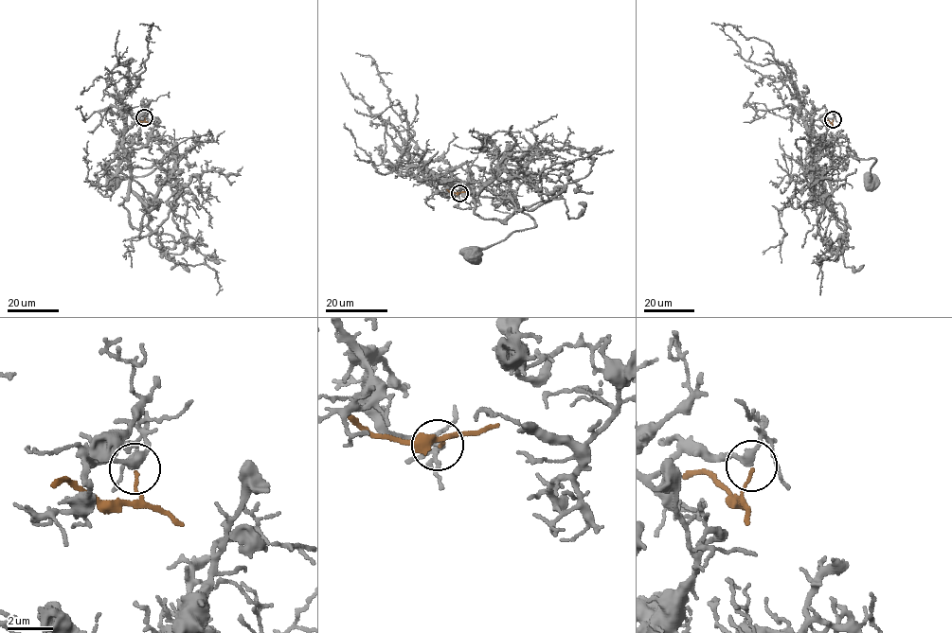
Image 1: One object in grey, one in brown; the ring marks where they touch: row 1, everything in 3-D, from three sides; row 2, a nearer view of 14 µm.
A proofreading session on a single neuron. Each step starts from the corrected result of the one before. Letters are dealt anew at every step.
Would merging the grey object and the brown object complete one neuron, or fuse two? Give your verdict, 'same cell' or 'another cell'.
another cell

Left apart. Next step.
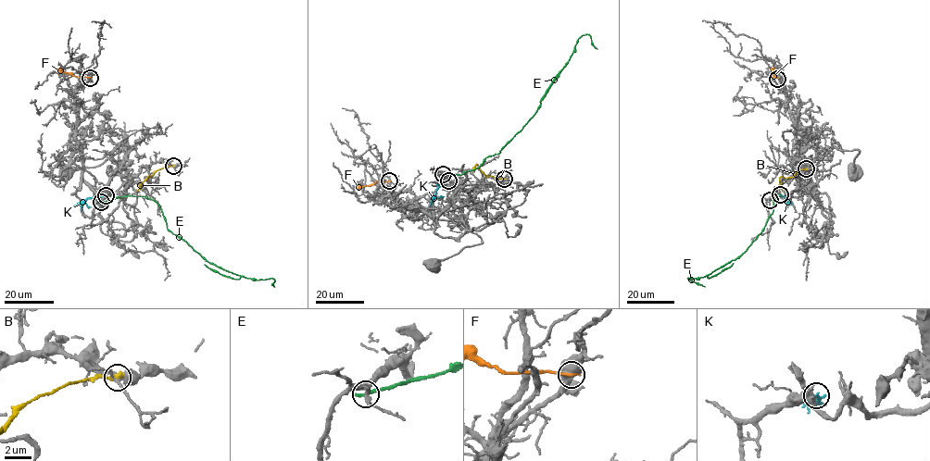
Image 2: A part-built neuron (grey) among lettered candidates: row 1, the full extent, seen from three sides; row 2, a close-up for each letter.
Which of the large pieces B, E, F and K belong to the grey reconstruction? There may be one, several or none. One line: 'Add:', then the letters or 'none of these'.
Add: K

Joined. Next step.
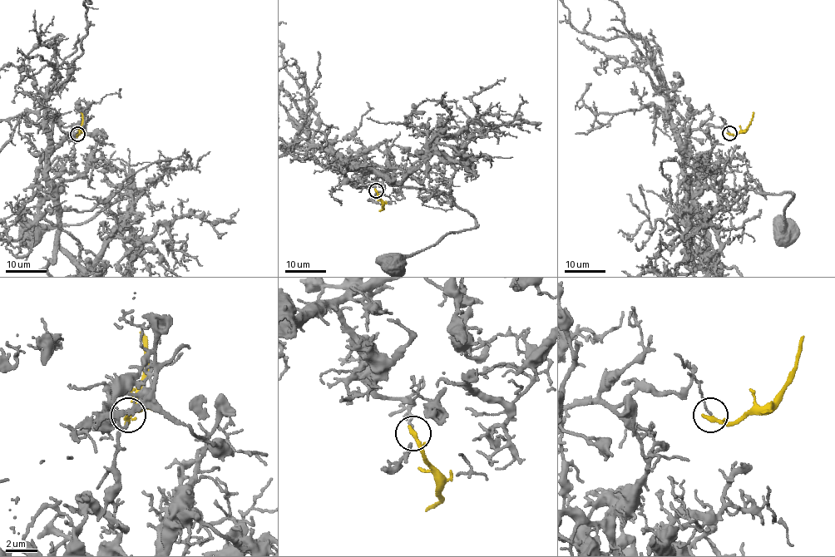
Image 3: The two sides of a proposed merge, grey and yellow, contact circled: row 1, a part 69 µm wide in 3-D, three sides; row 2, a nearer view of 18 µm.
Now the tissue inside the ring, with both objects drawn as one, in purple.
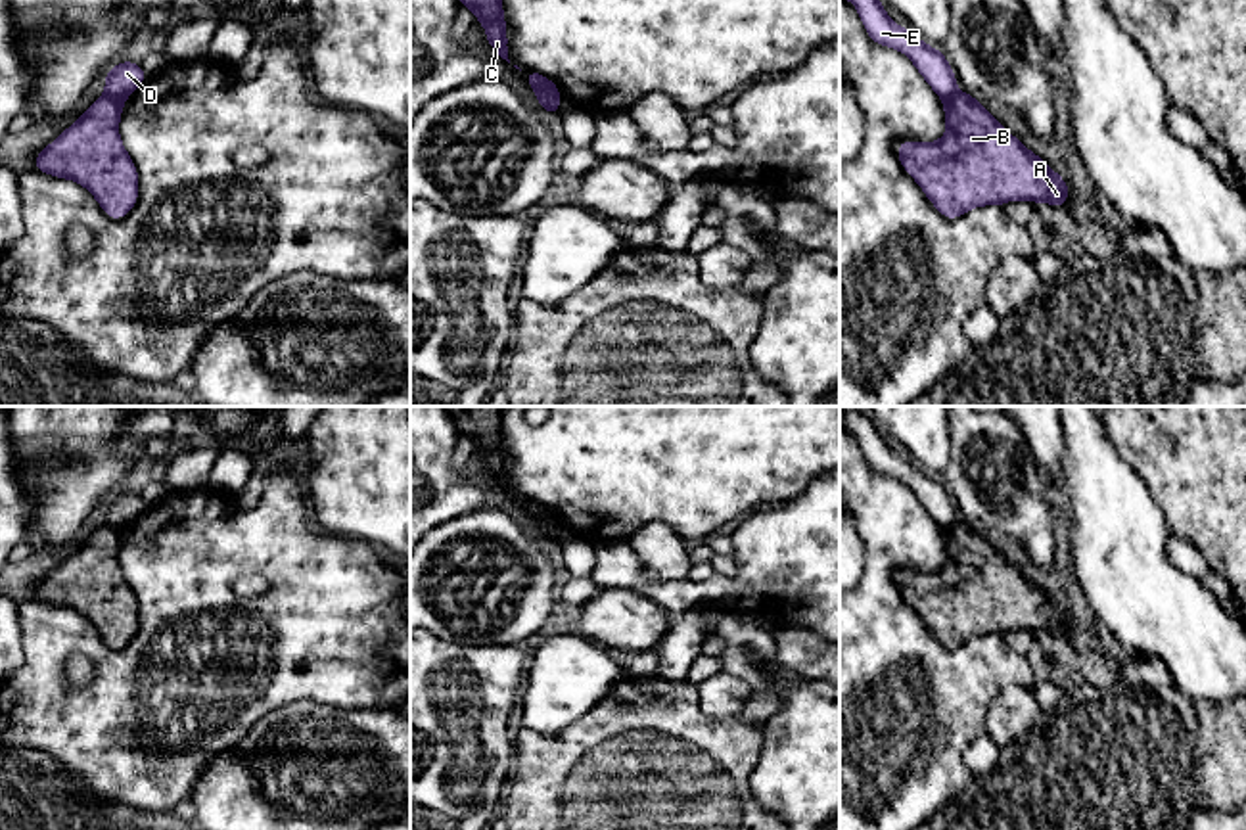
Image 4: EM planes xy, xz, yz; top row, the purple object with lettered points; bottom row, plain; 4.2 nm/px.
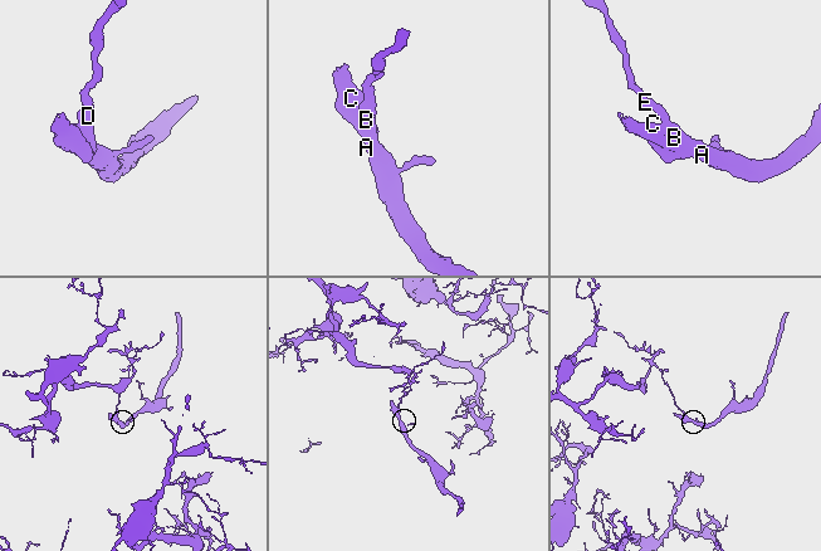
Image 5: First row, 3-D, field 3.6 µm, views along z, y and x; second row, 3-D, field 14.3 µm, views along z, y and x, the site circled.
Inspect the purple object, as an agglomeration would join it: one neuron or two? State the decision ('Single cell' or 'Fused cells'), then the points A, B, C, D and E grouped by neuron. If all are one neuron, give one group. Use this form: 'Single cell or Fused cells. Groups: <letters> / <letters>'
Fused cells. Groups: A B C / D E

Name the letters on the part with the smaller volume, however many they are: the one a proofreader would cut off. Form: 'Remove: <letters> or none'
Remove: A, B, C

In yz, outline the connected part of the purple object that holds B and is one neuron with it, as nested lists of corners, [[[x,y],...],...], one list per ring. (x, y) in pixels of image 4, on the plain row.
[[[970,523],[945,529],[947,564],[941,571],[899,571],[905,600],[937,640],[953,650],[978,634],[1012,629],[1068,633],[1068,613],[981,537]]]

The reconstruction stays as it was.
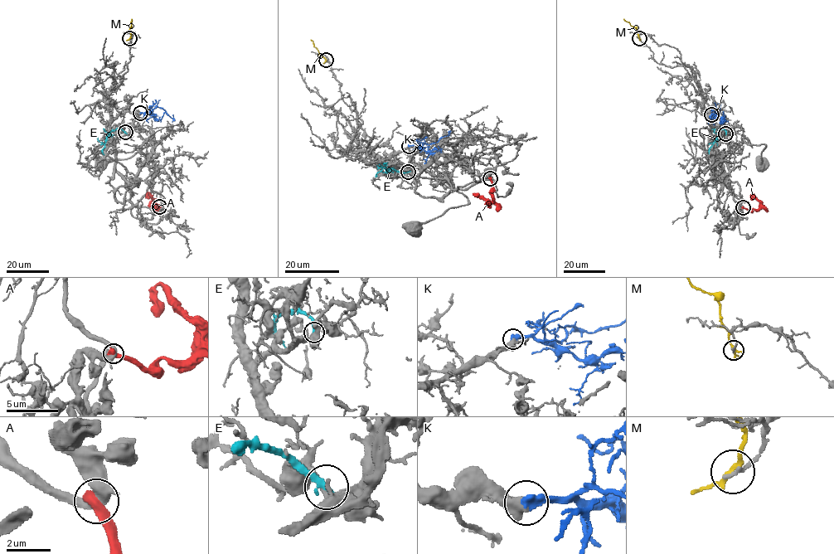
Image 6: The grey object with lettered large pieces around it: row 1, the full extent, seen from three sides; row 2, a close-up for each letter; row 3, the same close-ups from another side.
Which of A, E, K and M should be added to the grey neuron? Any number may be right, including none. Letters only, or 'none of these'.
K

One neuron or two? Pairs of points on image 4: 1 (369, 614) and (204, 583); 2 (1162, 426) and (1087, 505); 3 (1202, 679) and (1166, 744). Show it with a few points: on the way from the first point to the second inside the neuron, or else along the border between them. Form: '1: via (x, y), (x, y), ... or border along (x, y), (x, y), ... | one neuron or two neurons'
1: via (328, 614), (255, 614), (244, 604) | one neuron
2: border along (1103, 426), (1118, 453), (1154, 499) | two neurons
3: border along (1177, 687), (1195, 698), (1225, 702) | two neurons

